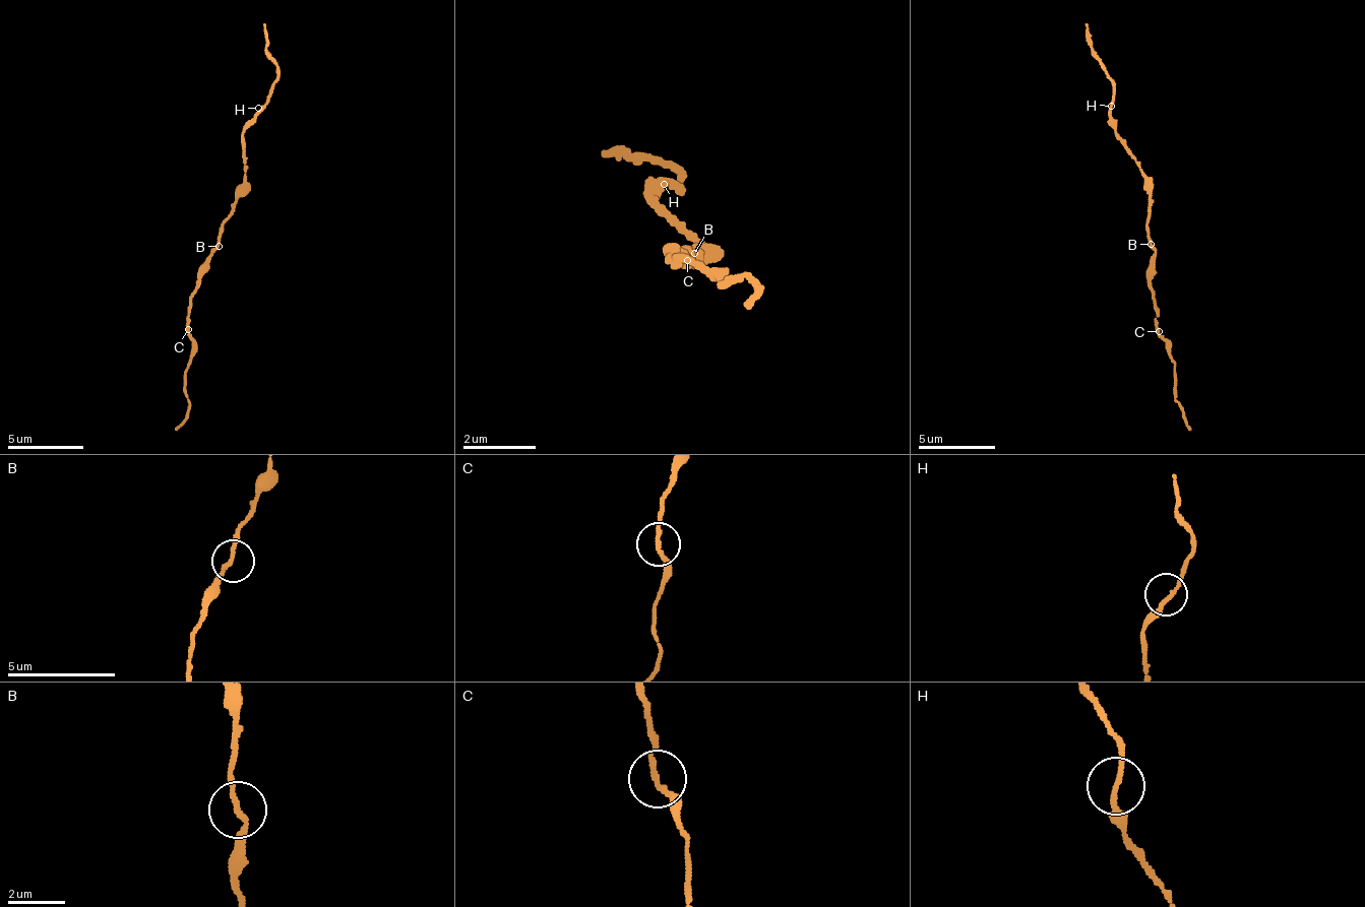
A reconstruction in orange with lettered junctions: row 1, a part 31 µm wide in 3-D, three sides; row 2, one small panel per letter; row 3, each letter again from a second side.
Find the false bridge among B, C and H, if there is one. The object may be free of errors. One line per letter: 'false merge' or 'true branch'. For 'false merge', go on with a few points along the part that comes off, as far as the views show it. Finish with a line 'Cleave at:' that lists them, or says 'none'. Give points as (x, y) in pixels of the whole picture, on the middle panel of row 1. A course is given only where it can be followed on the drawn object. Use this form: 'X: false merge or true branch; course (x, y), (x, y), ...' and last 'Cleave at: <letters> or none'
B: true branch
C: false merge; course (690, 258), (723, 282), (735, 272), (756, 283), (747, 306)
H: true branch
Cleave at: C

